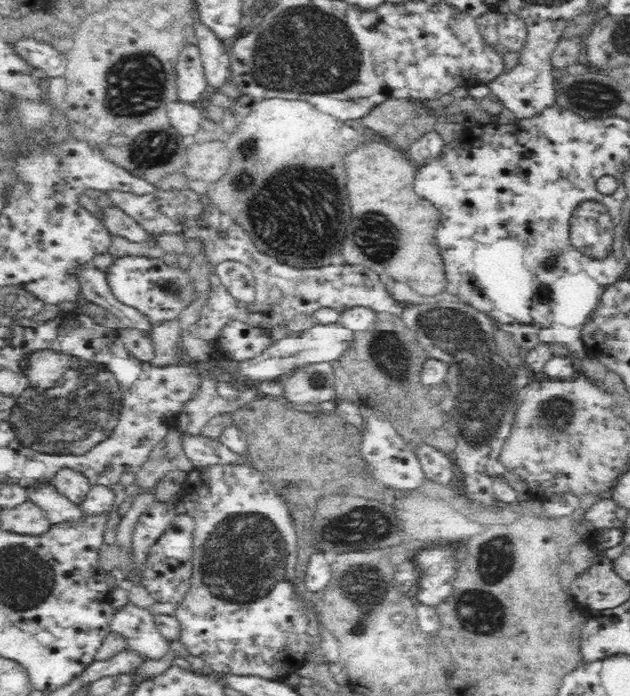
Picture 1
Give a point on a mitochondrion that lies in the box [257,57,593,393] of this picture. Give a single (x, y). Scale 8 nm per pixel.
(375, 231)

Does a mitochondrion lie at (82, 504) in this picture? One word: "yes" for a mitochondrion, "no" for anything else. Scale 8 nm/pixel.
no

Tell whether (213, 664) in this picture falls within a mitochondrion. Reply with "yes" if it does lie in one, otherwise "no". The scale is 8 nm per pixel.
no

